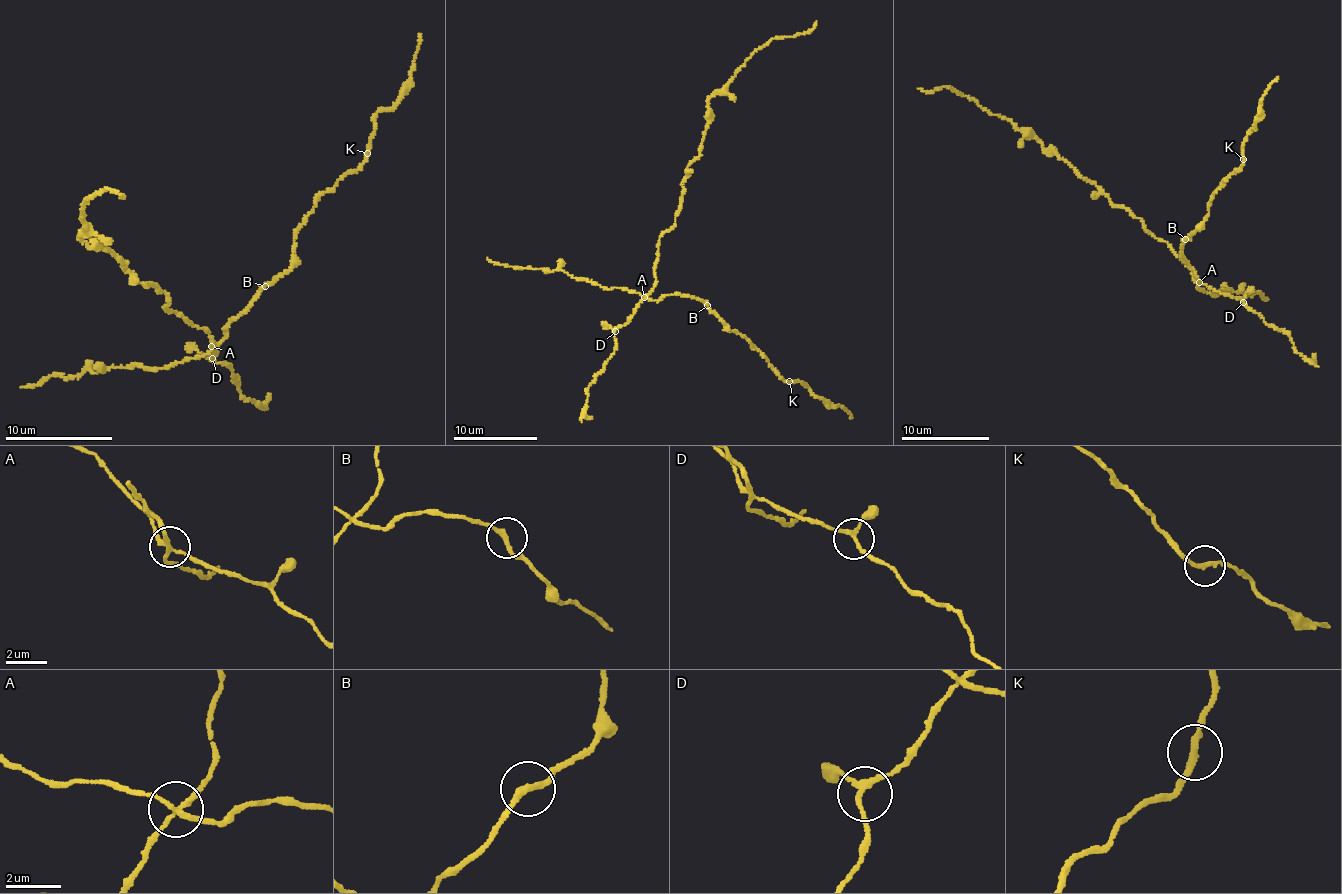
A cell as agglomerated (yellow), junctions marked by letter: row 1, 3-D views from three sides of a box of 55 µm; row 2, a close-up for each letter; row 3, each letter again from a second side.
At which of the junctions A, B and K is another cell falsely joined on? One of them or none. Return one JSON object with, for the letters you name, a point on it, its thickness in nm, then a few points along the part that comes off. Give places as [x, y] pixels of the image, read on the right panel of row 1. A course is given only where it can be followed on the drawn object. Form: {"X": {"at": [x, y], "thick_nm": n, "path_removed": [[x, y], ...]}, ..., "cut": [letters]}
{"A": {"at": [1199, 282], "thick_nm": 190, "path_removed": [[1198, 282], [1140, 218], [1113, 207], [1009, 121], [944, 87], [917, 88]]}, "cut": ["A"]}

